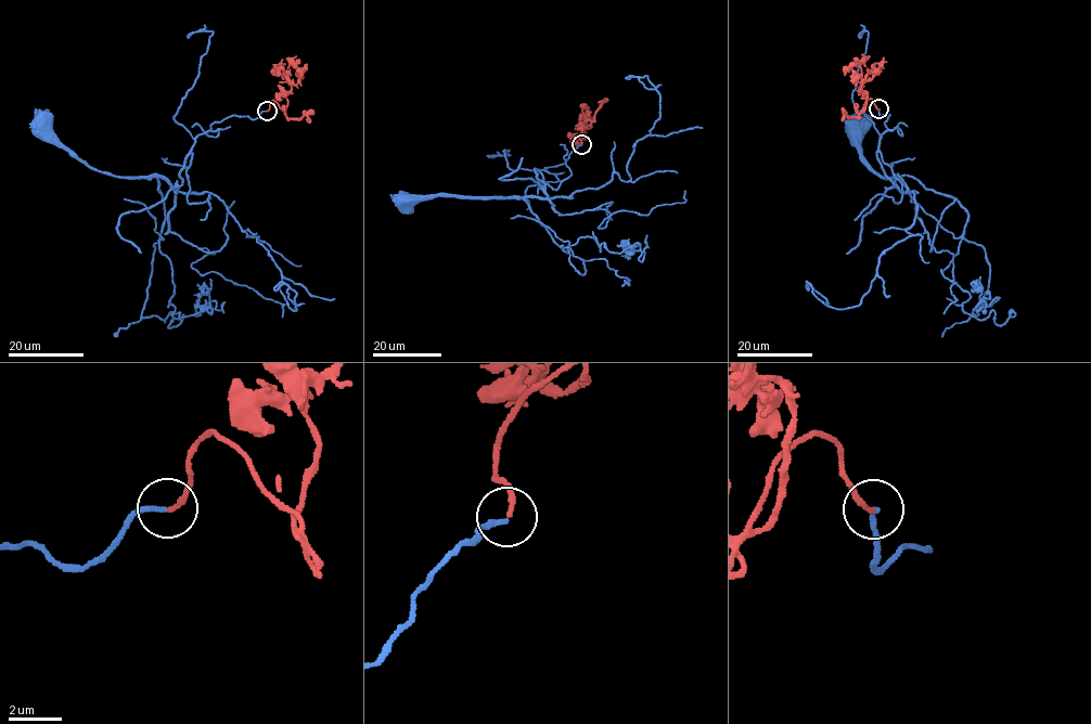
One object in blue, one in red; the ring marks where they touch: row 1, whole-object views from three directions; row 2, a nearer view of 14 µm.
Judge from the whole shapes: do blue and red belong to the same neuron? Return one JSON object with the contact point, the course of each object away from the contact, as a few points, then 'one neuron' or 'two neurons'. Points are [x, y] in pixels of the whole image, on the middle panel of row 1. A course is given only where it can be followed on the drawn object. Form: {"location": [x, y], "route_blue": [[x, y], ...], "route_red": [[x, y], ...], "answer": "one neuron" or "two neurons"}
{"location": [581, 144], "route_blue": [[581, 144], [561, 164], [547, 170], [536, 168], [547, 197], [418, 195], [400, 204], [401, 199]], "route_red": [[581, 144], [580, 133], [591, 127], [587, 128], [587, 121], [583, 134], [570, 138], [581, 145]], "answer": "one neuron"}

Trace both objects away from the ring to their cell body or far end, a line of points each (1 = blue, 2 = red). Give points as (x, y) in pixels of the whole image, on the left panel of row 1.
1: (267, 111), (254, 119), (225, 118), (201, 133), (176, 192), (159, 177), (88, 167), (43, 128), (42, 117)
2: (267, 111), (273, 100), (285, 111), (286, 94), (291, 88), (276, 66), (285, 63)

